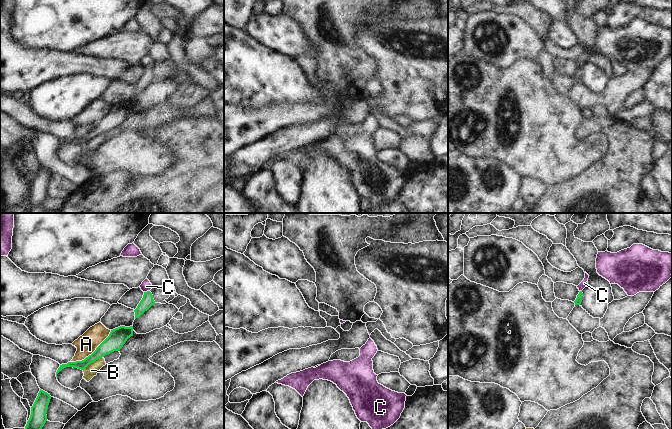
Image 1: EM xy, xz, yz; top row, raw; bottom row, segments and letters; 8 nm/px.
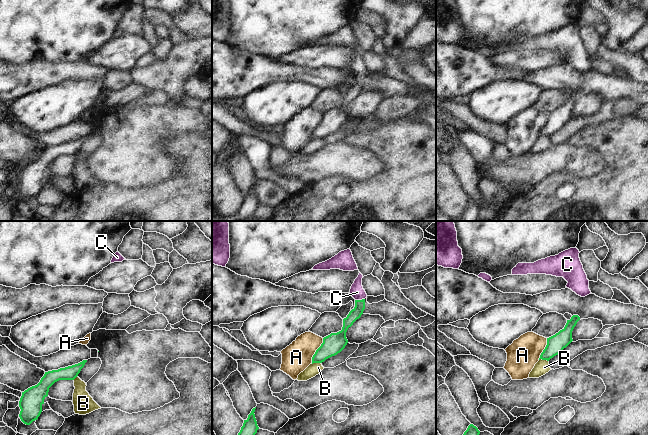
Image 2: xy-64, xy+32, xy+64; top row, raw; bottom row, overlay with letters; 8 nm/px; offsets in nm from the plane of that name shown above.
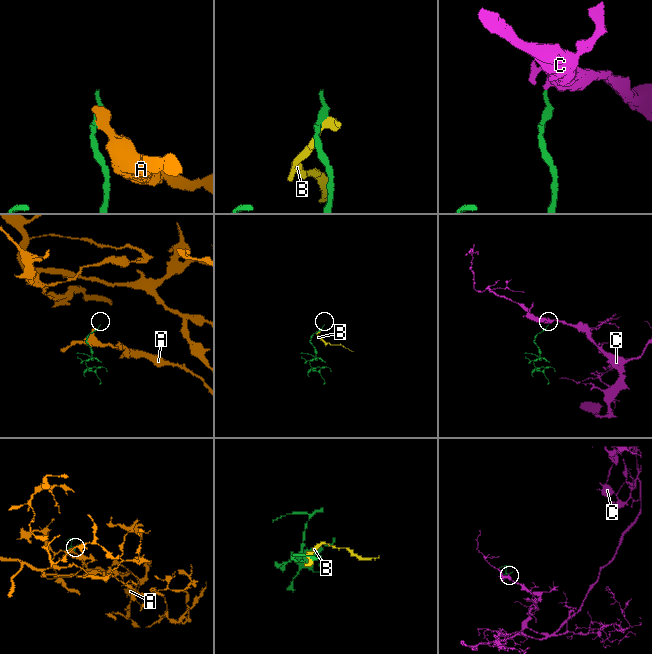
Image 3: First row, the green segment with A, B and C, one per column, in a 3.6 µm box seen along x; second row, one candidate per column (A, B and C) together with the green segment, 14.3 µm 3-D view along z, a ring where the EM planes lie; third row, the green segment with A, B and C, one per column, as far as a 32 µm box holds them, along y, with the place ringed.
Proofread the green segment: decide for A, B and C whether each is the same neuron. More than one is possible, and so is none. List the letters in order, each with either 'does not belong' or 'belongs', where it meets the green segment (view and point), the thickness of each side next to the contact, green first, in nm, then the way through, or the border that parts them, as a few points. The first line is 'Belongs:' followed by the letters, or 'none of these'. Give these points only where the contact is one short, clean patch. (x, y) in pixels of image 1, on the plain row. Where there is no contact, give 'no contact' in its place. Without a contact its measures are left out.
Belongs: C
A: does not belong; meets green in xy at (93, 128); 140 nm thick on the green side, 160 nm on the other; border along xy (111, 106), (109, 111), (90, 130), (81, 136), (70, 138)
B: does not belong; meets green in xy at (92, 138); 140 nm thick on the green side, 100 nm on the other; border along xy (102, 132), (91, 138), (83, 146)
C: belongs; meets green in xy at (147, 67); 100 nm thick on the green side, 80 nm on the other; runs through xy (147, 77), (147, 67), (146, 62)

